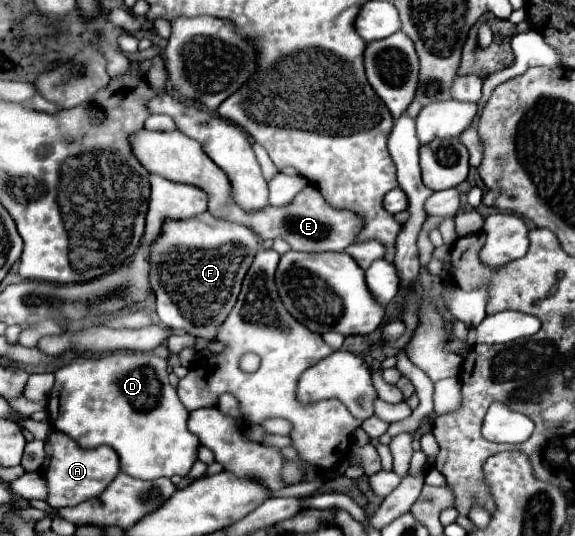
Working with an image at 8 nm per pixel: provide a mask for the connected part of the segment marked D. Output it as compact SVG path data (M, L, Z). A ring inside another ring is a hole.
M121 351L103 357L77 357L55 371L55 385L47 395L47 413L51 425L67 433L81 449L109 445L121 459L121 471L137 479L185 477L197 461L199 439L187 429L189 411L179 401L167 379L167 361L151 351Z

